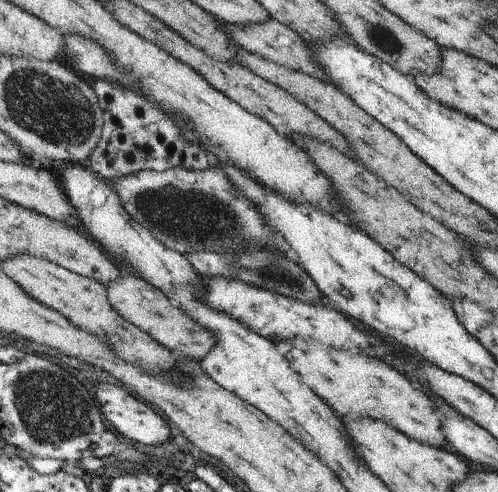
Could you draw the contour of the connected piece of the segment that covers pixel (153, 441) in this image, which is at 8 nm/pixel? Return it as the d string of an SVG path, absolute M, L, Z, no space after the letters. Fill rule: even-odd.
M99 385L94 388L94 391L106 423L110 424L110 427L114 428L115 432L122 434L123 437L134 440L134 442L140 442L140 444L158 446L170 436L170 428L164 424L164 420L150 406L136 400L124 388L113 385Z

